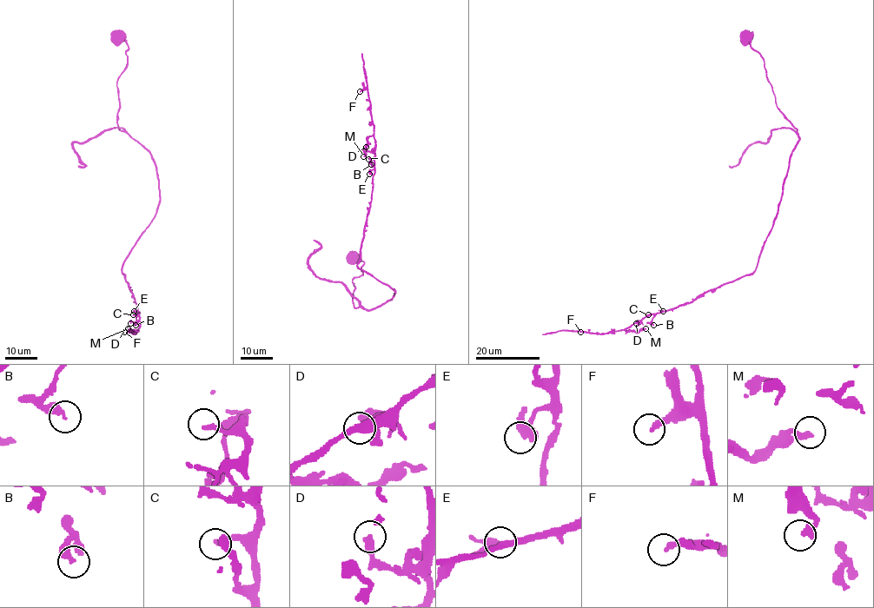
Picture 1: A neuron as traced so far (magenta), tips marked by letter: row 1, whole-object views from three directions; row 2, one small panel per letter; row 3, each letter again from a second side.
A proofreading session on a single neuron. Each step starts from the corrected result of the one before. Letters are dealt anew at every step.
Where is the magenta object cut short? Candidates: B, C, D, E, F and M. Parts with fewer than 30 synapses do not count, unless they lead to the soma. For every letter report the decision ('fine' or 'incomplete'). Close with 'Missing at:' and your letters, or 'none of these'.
B: fine
C: fine
D: fine
E: fine
F: fine
M: fine
Missing at: none of these

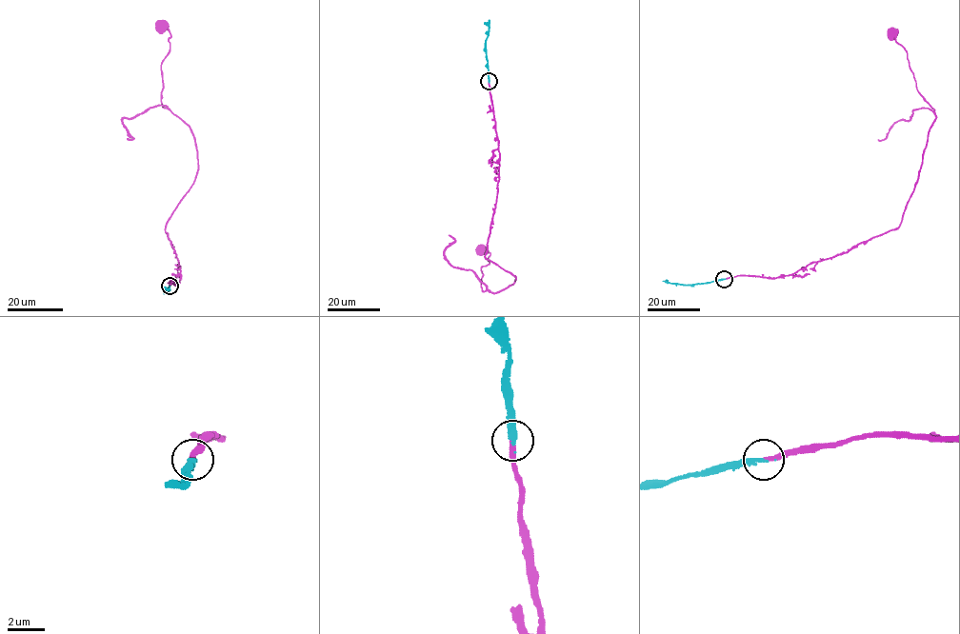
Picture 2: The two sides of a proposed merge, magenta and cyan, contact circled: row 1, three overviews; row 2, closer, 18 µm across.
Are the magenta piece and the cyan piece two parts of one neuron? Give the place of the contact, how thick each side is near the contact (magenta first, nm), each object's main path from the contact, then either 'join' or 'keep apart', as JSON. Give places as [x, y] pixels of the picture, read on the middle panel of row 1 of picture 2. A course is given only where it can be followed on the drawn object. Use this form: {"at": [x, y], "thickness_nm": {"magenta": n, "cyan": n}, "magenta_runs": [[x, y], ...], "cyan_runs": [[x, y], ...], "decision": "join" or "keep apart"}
{"at": [489, 81], "thickness_nm": {"magenta": 280, "cyan": 300}, "magenta_runs": [[489, 82], [499, 180], [485, 256], [515, 278], [511, 285], [482, 289], [481, 268], [490, 253], [481, 251]], "cyan_runs": [[489, 82], [486, 45], [490, 19]], "decision": "join"}

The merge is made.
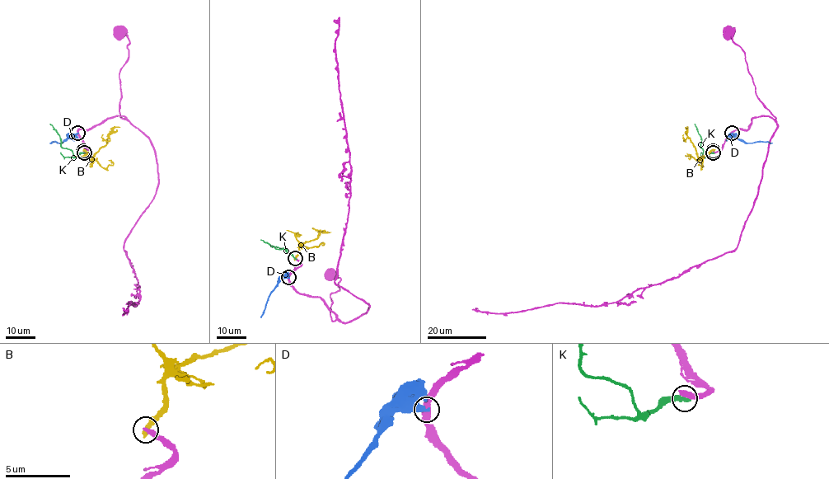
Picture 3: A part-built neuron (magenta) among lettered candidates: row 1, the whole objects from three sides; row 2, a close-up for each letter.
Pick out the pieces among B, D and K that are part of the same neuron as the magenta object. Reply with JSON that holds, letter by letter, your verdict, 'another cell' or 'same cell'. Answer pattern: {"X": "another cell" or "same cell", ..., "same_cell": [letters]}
{"B": "another cell", "D": "another cell", "K": "another cell", "same_cell": []}

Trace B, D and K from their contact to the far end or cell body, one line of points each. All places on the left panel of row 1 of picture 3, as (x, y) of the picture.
B: (83, 150), (92, 157), (106, 143), (110, 133), (115, 127), (119, 127)
D: (77, 133), (60, 143), (50, 143)
K: (84, 152), (77, 156), (61, 146), (60, 137), (49, 124)

